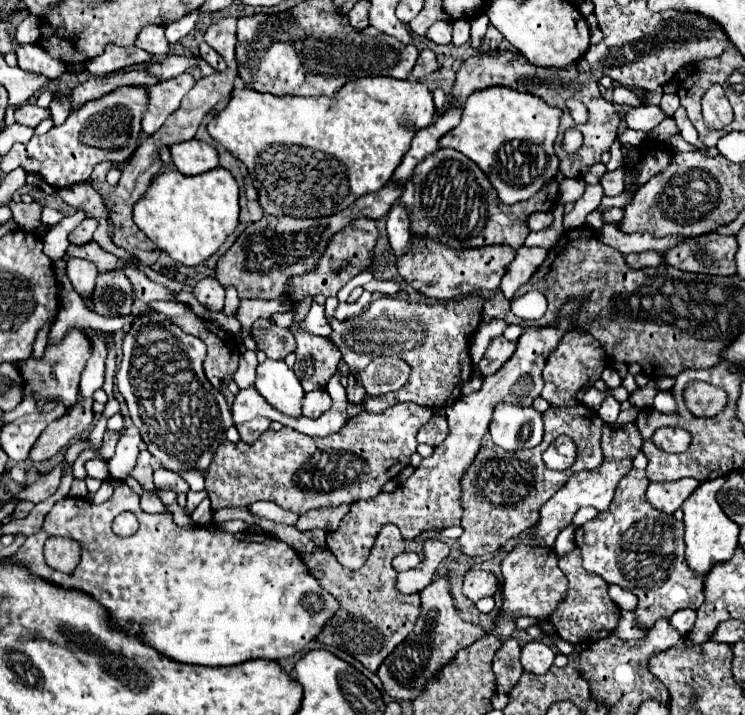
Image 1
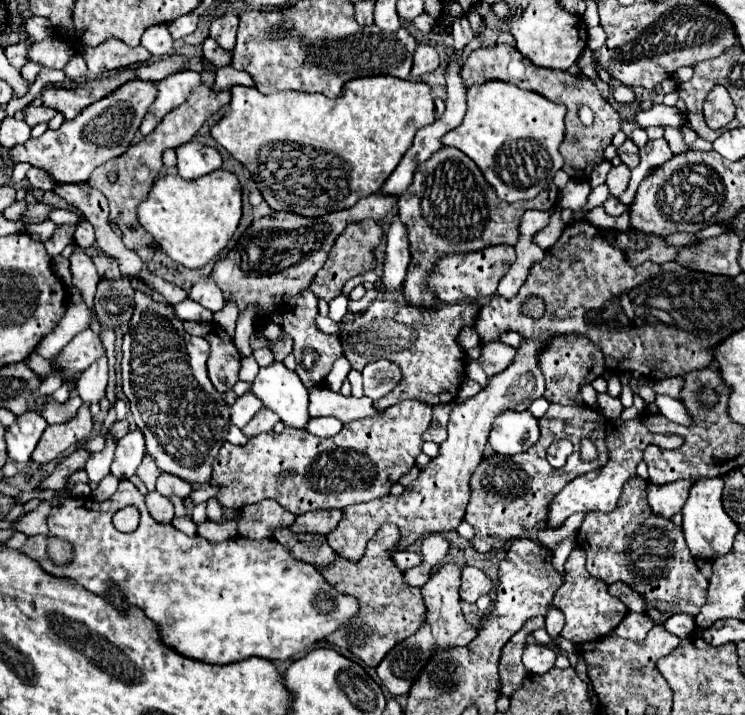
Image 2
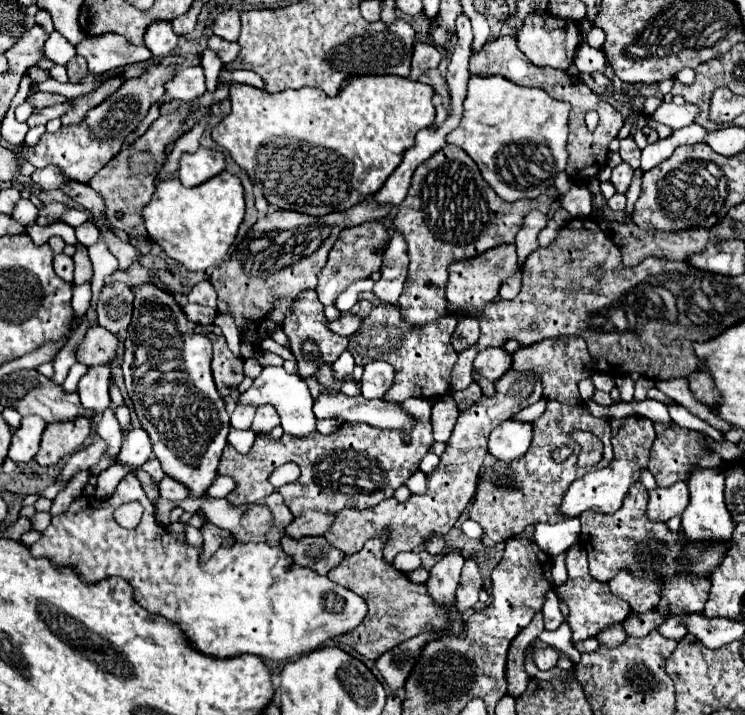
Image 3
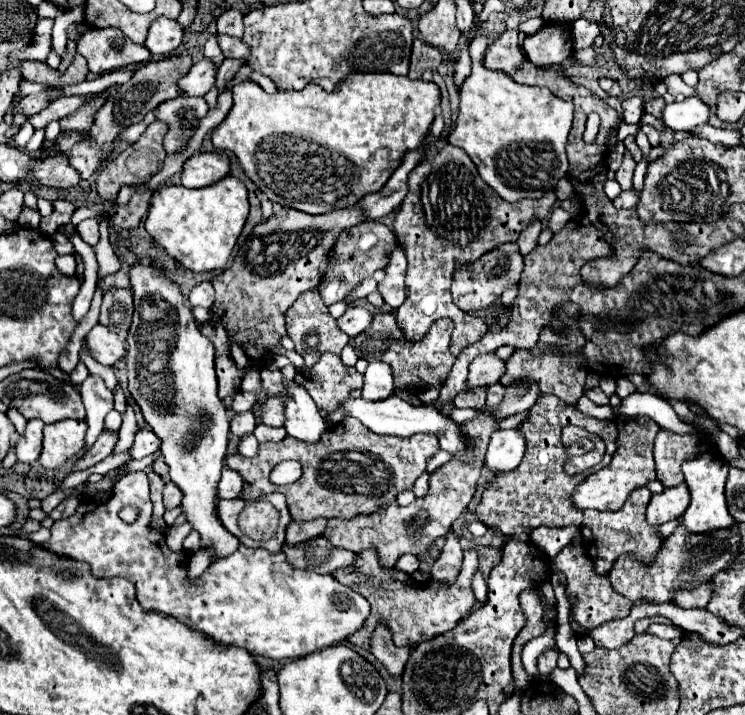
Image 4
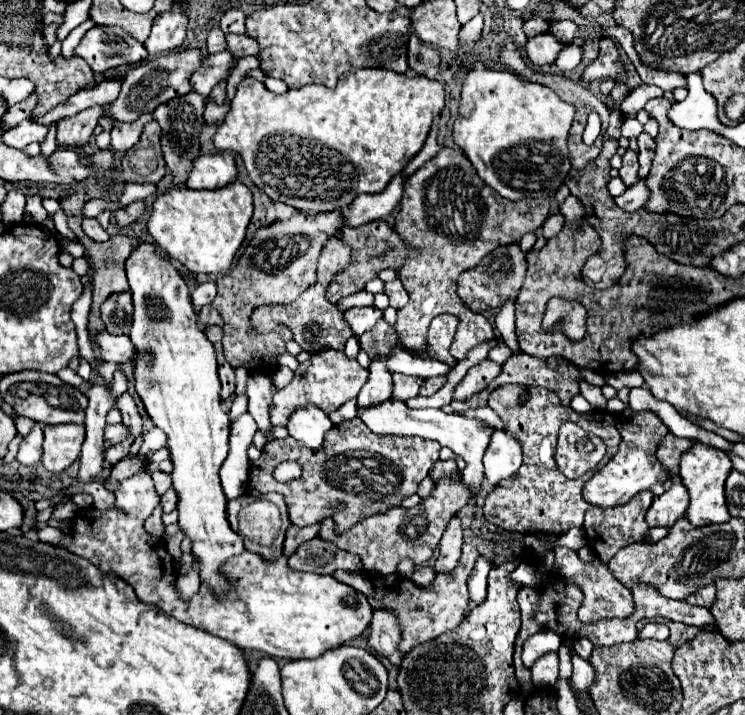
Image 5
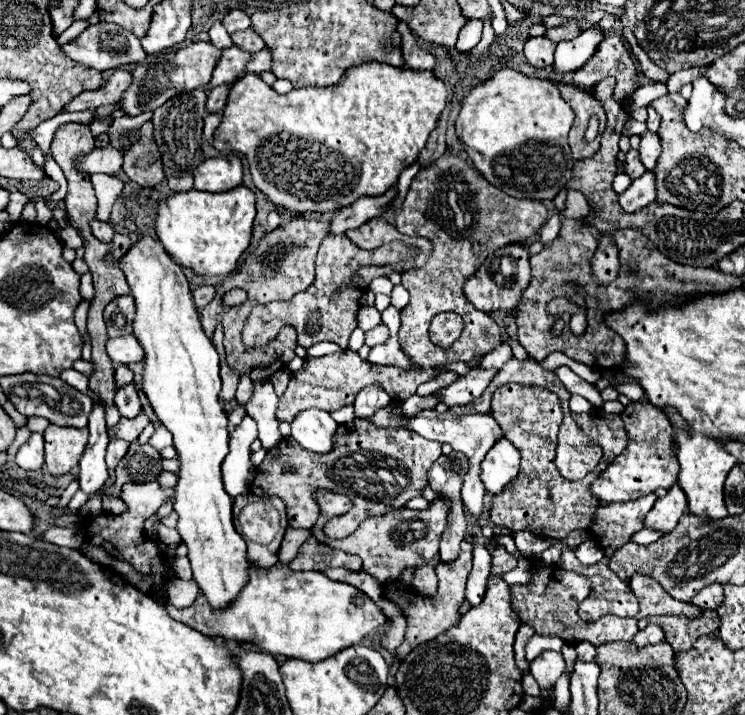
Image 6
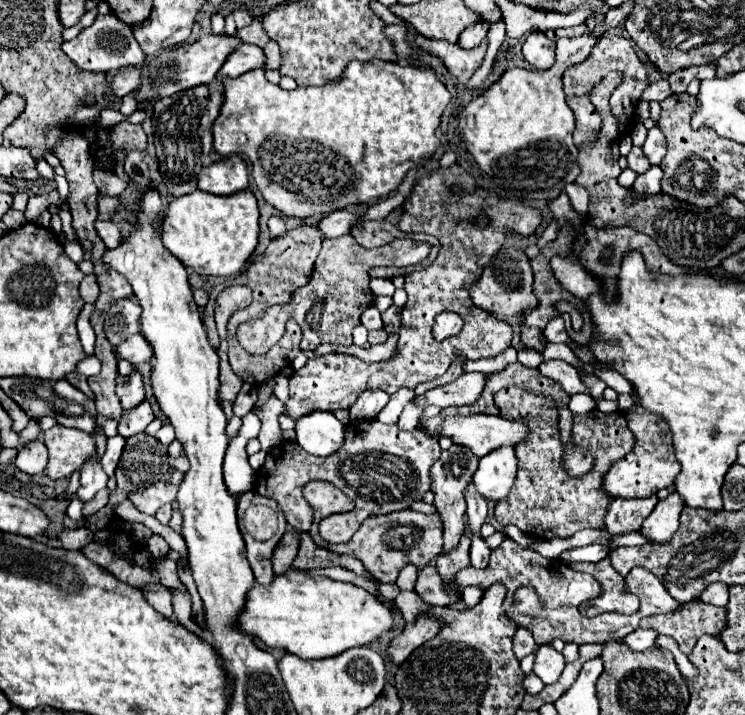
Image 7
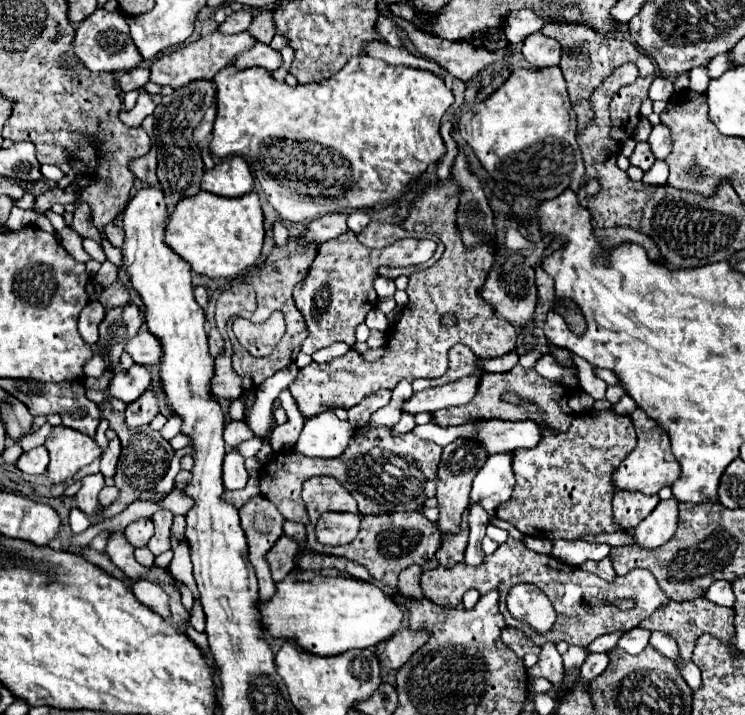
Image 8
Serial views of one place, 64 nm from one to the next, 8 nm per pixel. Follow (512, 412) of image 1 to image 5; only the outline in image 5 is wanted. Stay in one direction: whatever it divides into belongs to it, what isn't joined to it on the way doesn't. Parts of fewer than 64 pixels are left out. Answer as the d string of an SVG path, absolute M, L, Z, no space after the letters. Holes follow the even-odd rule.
M498 430L484 454L484 474L492 488L496 488L502 480L512 478L522 464L522 448L516 444L512 436Z

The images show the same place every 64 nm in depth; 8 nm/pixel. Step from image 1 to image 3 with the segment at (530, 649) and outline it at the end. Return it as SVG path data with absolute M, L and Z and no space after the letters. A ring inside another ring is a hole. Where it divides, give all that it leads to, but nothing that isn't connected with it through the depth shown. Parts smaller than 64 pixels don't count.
M542 646L542 648L534 650L534 662L536 662L536 666L540 670L554 668L556 662L558 662L558 658L560 658L560 654L554 648L550 648L550 646Z

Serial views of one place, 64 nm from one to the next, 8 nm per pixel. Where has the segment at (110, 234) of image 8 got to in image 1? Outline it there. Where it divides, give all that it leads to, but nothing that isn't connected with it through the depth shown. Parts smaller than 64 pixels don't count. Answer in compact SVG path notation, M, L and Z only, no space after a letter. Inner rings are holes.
M86 218L80 222L80 226L70 234L70 242L76 246L84 246L88 242L92 242L92 234L96 230L96 220Z

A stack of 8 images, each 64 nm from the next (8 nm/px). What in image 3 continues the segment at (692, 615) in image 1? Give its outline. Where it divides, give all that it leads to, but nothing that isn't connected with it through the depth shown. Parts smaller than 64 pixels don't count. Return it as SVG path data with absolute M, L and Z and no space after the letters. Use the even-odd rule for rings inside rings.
M668 618L662 626L658 626L656 628L662 636L666 636L666 638L672 638L672 640L680 640L680 638L684 638L684 634L686 634L686 628L680 624L680 620L676 620L676 618Z

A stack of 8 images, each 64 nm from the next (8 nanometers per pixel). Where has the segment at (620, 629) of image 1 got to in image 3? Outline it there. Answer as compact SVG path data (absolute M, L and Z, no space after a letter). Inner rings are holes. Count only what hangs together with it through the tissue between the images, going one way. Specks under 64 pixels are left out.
M650 610L650 612L642 614L642 616L630 616L628 620L624 620L626 632L630 636L646 636L650 630L654 630L658 624L663 622L664 618L656 610Z

